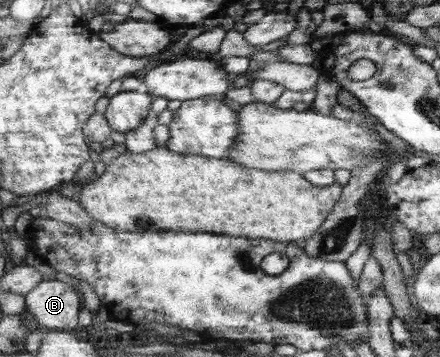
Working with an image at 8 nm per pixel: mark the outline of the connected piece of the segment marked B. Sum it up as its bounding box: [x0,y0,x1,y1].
[26,280,80,333]

